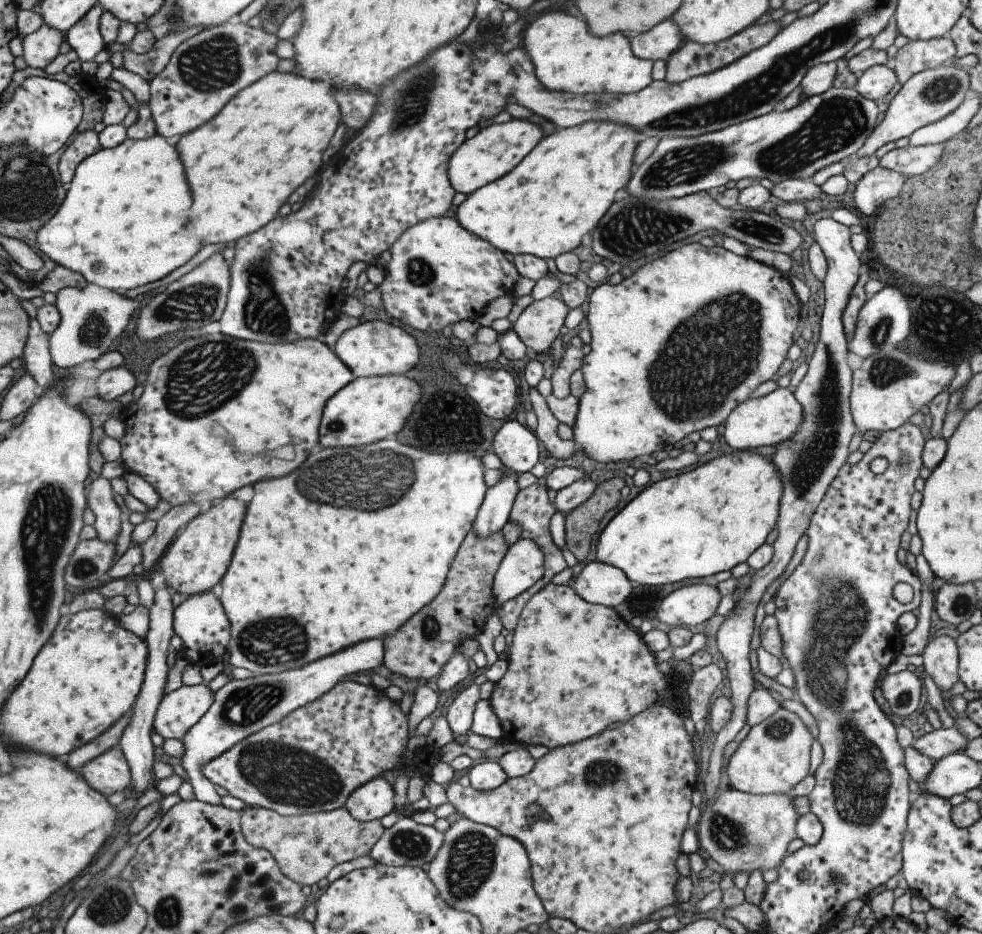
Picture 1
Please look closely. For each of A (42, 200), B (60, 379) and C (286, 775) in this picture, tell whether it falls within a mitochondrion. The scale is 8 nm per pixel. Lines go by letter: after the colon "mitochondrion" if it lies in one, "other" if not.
A: mitochondrion
B: other
C: mitochondrion

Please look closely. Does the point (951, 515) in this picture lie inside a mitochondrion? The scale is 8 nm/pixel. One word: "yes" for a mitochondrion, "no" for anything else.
no

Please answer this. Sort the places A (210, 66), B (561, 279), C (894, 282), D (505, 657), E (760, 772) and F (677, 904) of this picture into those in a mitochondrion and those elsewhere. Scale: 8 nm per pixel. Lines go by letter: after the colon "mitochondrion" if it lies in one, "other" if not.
A: mitochondrion
B: other
C: other
D: other
E: other
F: other

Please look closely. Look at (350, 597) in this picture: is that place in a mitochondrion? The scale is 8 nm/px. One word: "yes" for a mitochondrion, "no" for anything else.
no

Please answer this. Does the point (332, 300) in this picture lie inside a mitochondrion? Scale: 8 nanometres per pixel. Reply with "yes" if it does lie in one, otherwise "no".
no

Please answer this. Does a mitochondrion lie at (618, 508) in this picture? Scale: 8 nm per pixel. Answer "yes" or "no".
no

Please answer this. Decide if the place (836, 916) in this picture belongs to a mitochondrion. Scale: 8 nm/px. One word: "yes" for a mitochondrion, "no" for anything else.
no

